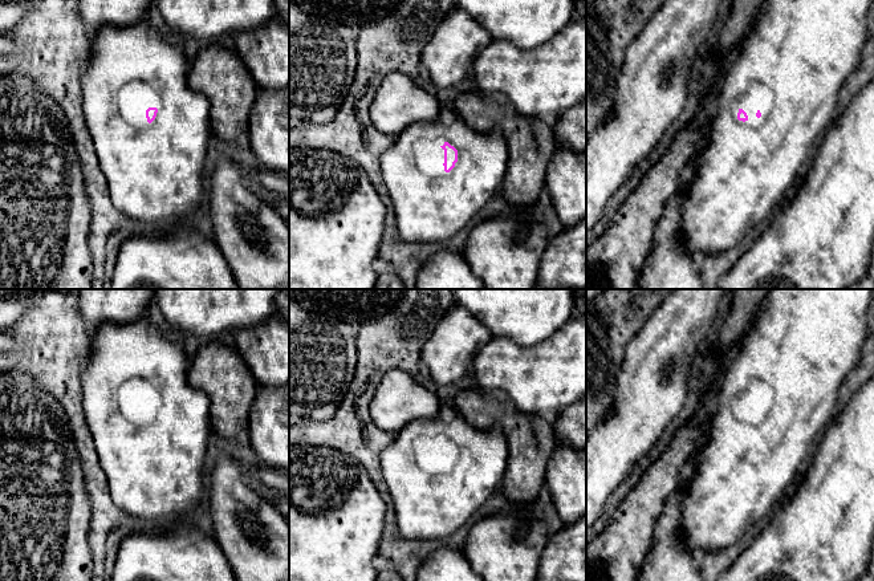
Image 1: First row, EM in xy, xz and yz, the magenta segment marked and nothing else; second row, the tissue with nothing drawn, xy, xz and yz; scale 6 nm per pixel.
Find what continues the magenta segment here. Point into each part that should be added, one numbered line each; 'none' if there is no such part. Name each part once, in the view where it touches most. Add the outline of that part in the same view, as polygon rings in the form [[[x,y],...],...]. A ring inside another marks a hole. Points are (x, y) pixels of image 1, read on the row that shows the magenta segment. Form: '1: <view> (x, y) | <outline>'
1: xz (430, 204) | [[[456,118],[456,121],[451,125],[444,125],[439,121],[432,122],[420,122],[418,125],[410,125],[407,126],[402,134],[395,138],[393,146],[387,149],[379,159],[381,170],[382,170],[382,179],[387,187],[387,192],[391,198],[391,204],[394,206],[395,212],[395,220],[398,227],[398,233],[401,239],[407,244],[418,244],[418,243],[439,243],[443,240],[447,240],[460,232],[471,219],[492,199],[492,196],[501,190],[504,184],[504,178],[507,174],[507,164],[508,164],[508,147],[504,139],[504,135],[500,130],[492,130],[480,133],[468,126],[462,118]],[[448,142],[451,146],[454,146],[458,150],[458,162],[455,163],[455,167],[450,171],[444,171],[444,150],[442,146]]]

